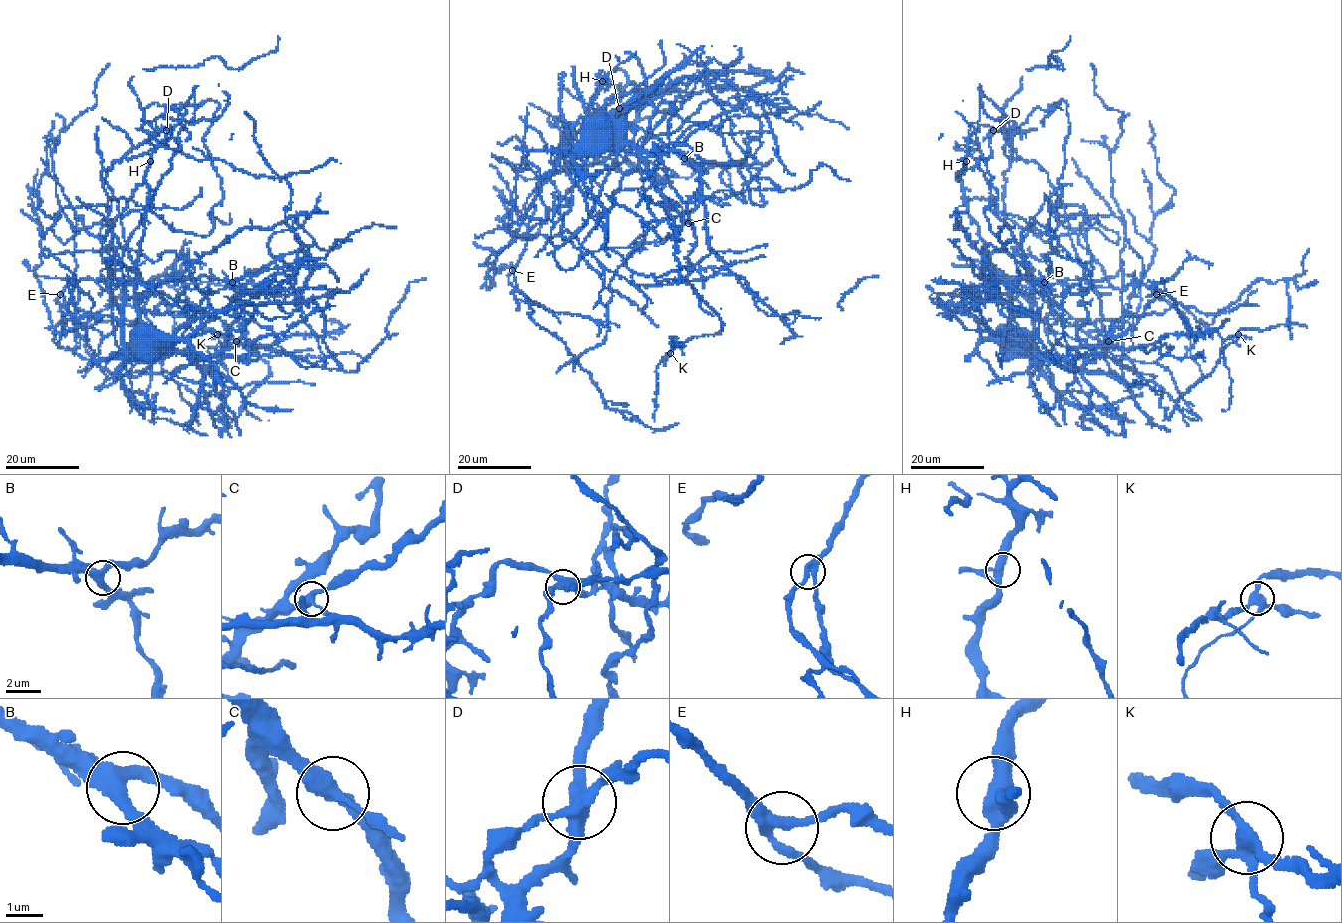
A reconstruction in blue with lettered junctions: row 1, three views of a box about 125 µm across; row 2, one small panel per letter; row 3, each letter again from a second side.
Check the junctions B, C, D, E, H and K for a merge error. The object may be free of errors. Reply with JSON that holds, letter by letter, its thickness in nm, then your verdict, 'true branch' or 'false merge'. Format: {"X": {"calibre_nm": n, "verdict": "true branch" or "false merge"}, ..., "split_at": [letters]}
{"B": {"calibre_nm": 400, "verdict": "true branch"}, "C": {"calibre_nm": 360, "verdict": "true branch"}, "D": {"calibre_nm": 360, "verdict": "true branch"}, "E": {"calibre_nm": 300, "verdict": "true branch"}, "H": {"calibre_nm": 400, "verdict": "true branch"}, "K": {"calibre_nm": 360, "verdict": "false merge"}, "split_at": ["K"]}

